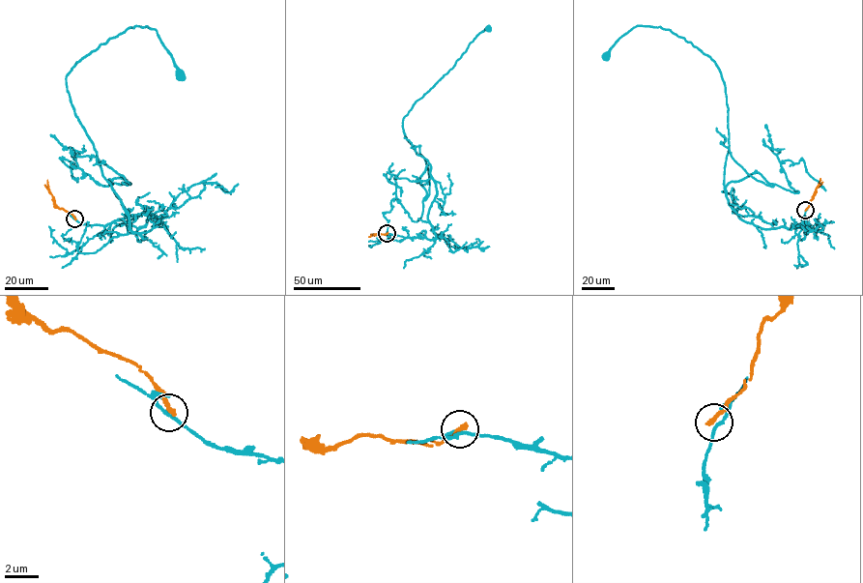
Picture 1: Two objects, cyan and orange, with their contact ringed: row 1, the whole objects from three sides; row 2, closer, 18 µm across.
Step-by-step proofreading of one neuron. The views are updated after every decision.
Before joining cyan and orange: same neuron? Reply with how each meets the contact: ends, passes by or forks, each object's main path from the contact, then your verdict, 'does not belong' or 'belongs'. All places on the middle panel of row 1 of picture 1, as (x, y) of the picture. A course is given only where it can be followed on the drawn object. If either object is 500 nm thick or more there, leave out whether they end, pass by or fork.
cyan passes by | orange ends | cyan via (387, 233), (436, 237), (427, 215), (436, 185), (427, 160), (405, 136), (403, 118), (477, 35), (489, 29) | orange via (387, 233), (371, 234) | does not belong

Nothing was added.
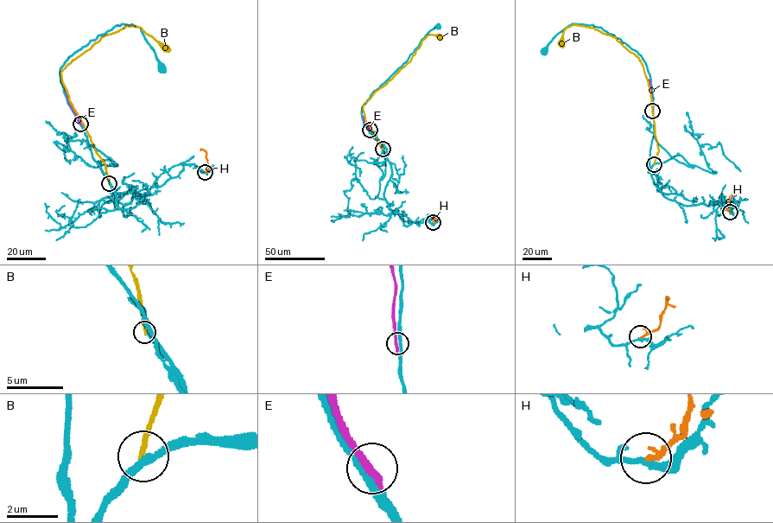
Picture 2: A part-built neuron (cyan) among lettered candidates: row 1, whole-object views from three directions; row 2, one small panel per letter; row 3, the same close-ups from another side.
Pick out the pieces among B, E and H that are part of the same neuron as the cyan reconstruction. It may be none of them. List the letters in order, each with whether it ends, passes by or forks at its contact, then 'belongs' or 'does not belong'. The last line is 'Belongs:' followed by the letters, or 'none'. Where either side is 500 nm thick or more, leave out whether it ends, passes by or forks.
B: it ends | does not belong
E: it ends | does not belong
H: it ends | belongs
Belongs: H

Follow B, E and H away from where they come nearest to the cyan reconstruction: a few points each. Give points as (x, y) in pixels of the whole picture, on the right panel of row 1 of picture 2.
B: (654, 163), (658, 149), (651, 100), (638, 57), (616, 38), (577, 25), (565, 29), (562, 47)
E: (652, 111), (649, 79)
H: (730, 212), (727, 204), (730, 196), (734, 195)

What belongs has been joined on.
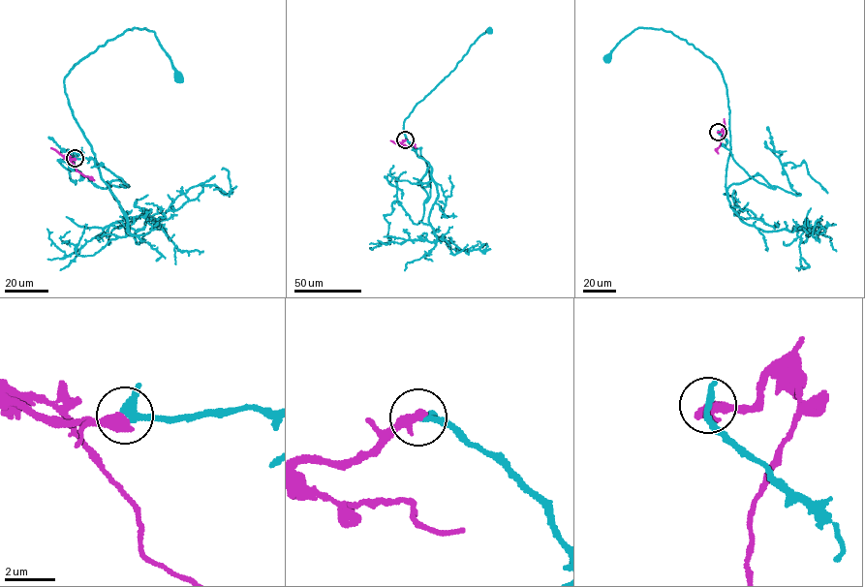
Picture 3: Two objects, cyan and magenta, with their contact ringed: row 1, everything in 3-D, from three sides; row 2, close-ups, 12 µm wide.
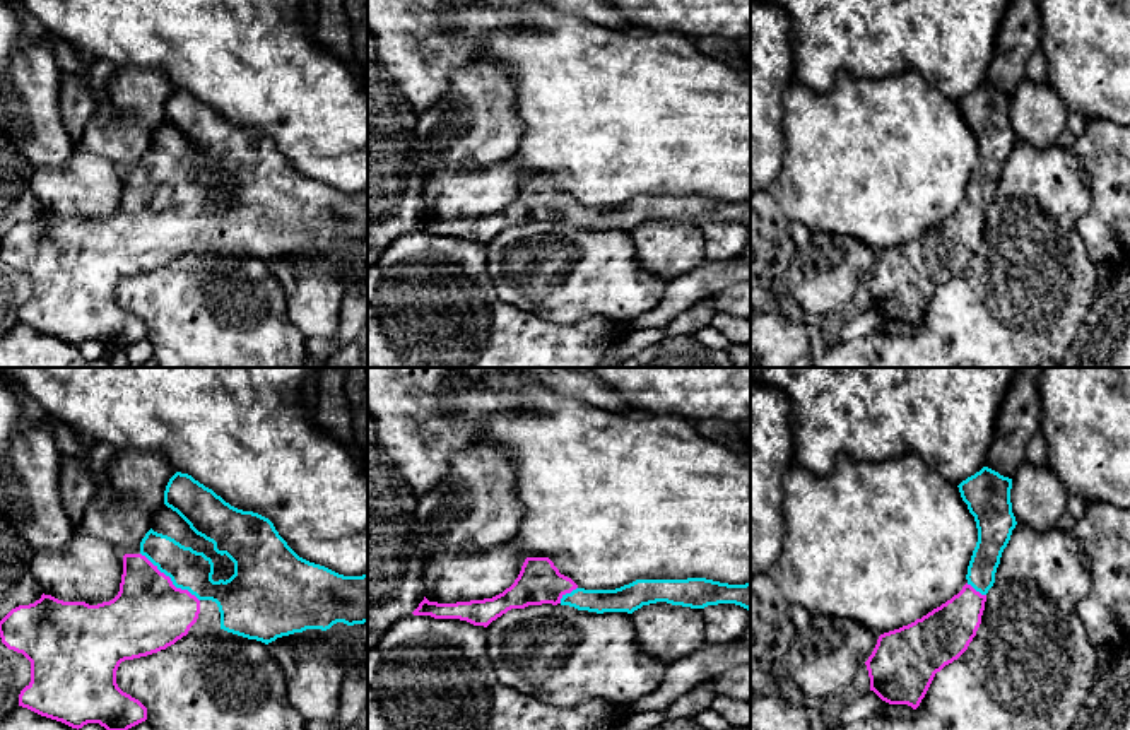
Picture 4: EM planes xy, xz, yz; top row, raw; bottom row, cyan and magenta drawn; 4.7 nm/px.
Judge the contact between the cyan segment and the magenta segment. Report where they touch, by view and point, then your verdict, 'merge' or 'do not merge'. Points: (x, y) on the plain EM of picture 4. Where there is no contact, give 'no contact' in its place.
xy (171, 197) | merge

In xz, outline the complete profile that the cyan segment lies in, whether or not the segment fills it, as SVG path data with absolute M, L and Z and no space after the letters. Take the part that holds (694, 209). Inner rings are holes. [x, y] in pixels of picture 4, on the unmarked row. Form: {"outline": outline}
{"outline": "M527 174L515 200L492 215L438 221L424 214L412 231L434 236L460 236L487 244L508 227L528 222L561 221L597 231L633 231L643 222L656 219L691 226L735 221L750 229L750 200L728 202L706 195L636 197L615 207L585 207L571 195L561 191L549 174Z"}

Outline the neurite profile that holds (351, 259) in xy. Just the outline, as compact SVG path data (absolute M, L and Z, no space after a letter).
M368 239L347 243L333 241L330 246L306 246L289 253L277 255L275 260L287 256L292 263L311 263L315 267L335 265L344 272L344 287L368 282Z

